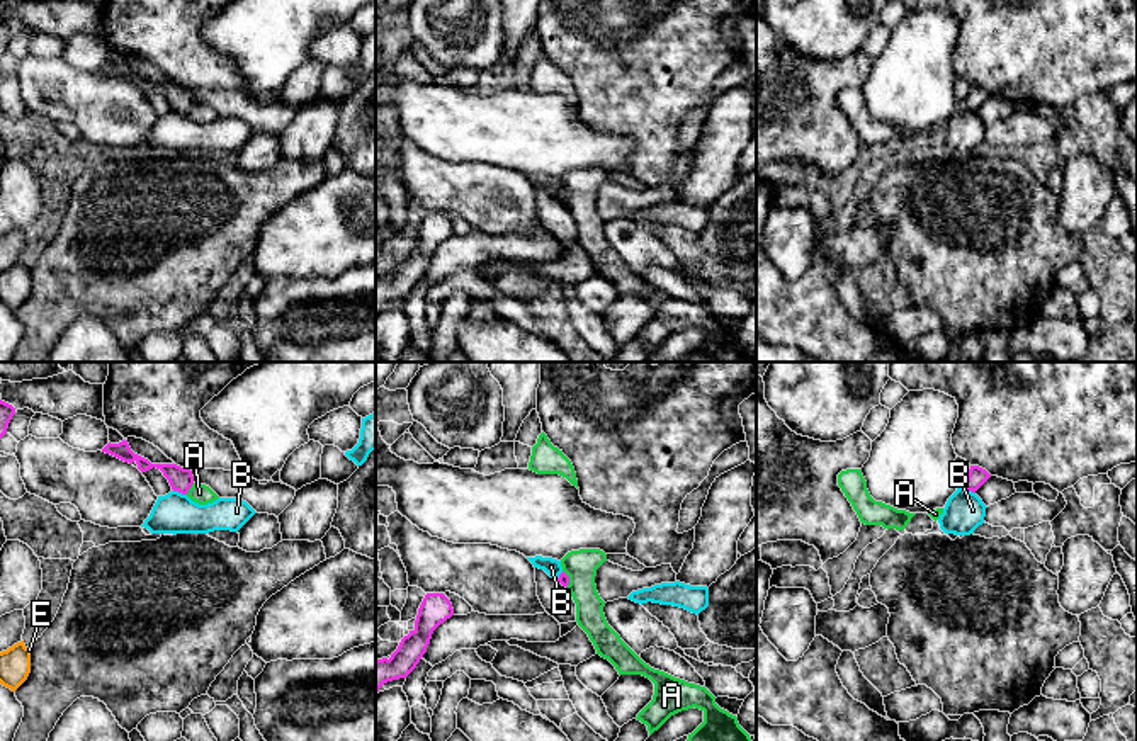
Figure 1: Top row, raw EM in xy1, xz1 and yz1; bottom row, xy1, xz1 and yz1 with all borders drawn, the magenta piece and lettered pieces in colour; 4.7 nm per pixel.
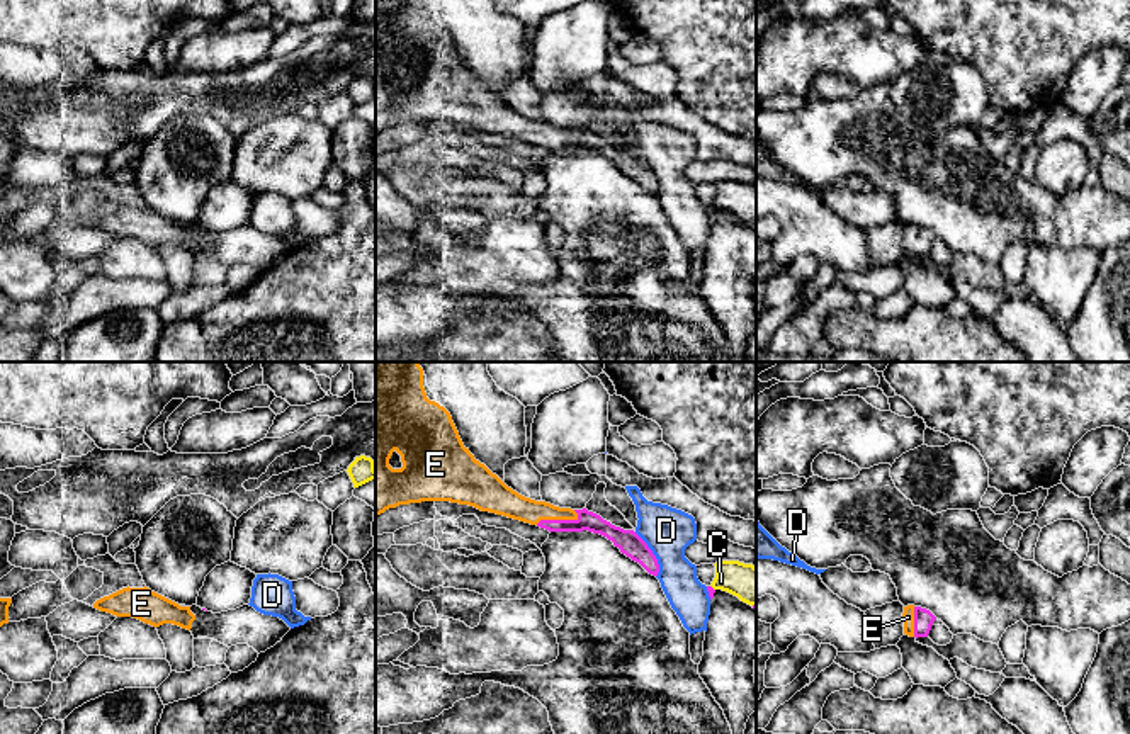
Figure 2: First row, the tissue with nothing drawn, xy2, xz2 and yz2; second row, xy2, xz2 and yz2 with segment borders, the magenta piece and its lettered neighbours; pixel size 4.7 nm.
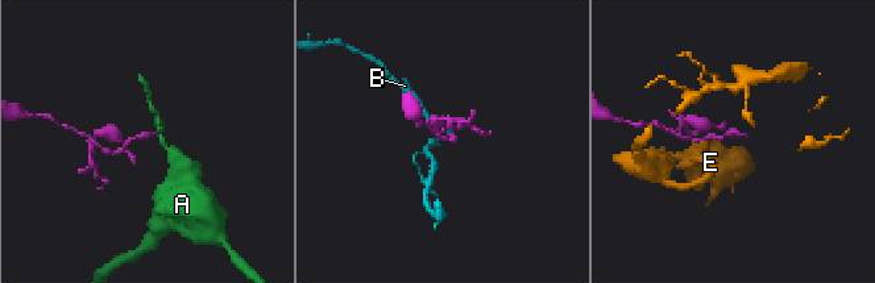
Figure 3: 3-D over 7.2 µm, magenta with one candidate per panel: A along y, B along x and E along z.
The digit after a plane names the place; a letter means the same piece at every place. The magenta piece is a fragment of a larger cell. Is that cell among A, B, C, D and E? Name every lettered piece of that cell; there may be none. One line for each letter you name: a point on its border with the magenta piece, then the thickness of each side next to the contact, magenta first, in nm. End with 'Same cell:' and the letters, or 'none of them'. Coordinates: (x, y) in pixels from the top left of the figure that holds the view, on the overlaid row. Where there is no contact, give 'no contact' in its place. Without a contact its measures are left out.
E: contact xz2 (558, 520); calibres 100 and 130 nm
Same cell: E

